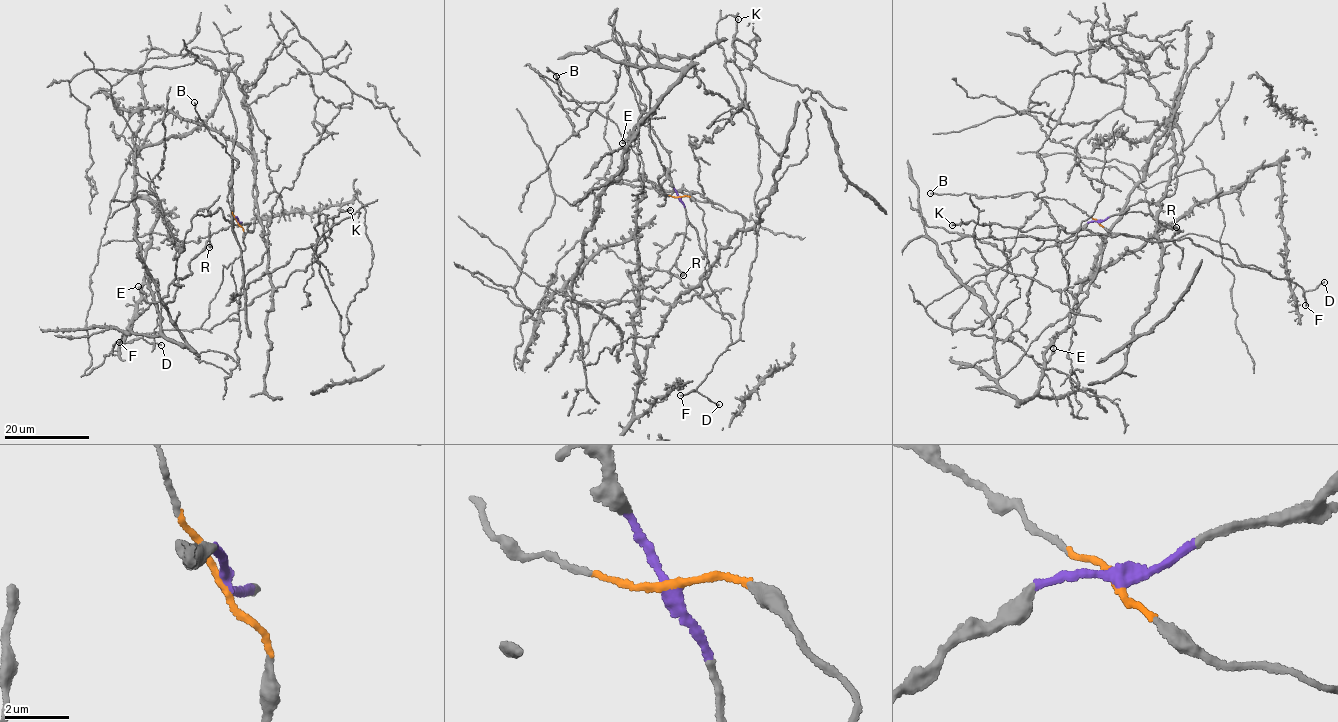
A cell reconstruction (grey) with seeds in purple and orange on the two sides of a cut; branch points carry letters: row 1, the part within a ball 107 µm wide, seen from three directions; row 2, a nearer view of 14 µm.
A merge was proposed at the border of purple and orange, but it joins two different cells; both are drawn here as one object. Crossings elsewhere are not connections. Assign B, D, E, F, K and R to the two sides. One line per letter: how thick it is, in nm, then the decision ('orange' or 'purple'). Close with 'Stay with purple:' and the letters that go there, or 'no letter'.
B: 180 nm | orange
D: 190 nm | orange
E: 300 nm | purple
F: 240 nm | orange
K: 280 nm | orange
R: 500 nm | purple
Stay with purple: E, R

